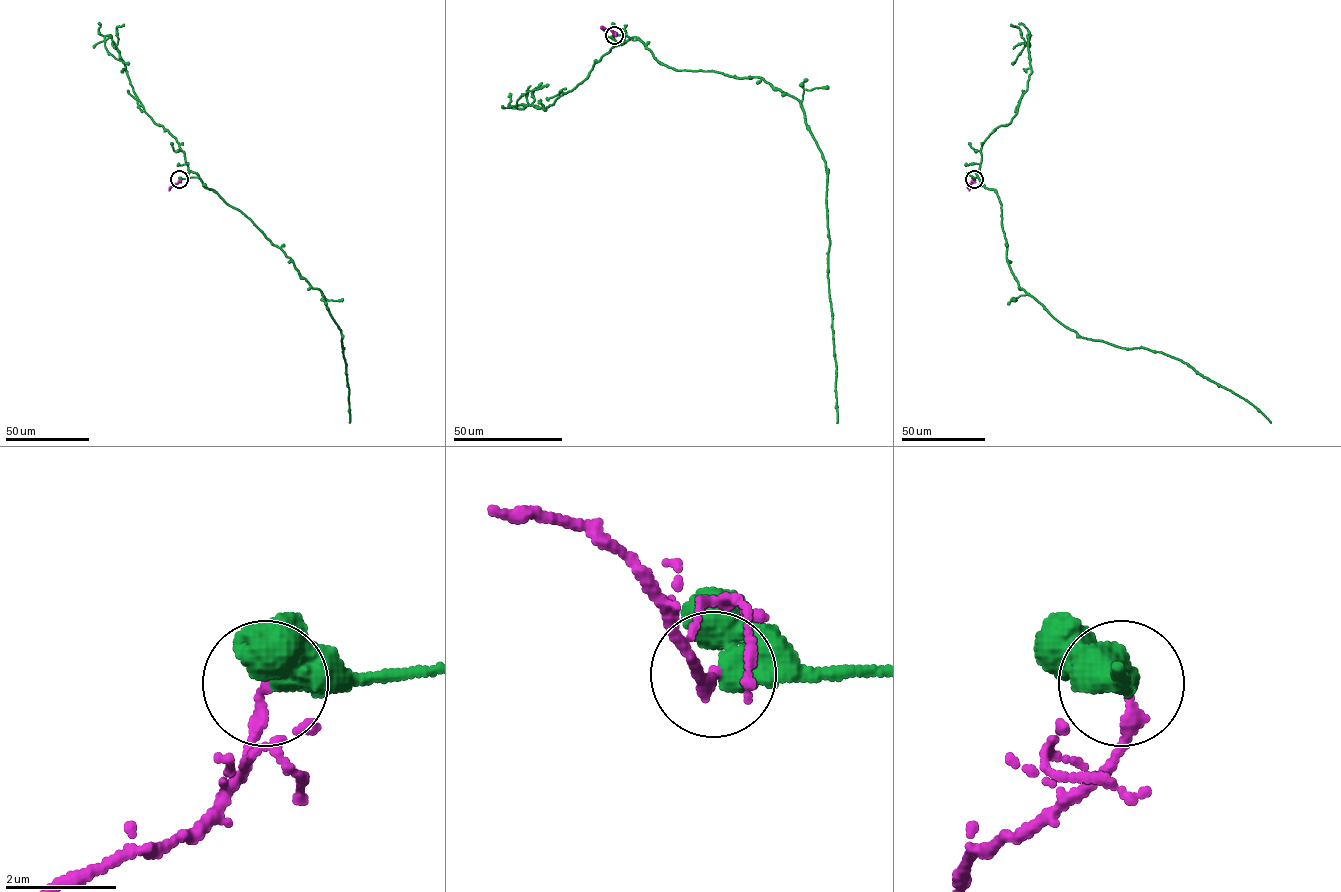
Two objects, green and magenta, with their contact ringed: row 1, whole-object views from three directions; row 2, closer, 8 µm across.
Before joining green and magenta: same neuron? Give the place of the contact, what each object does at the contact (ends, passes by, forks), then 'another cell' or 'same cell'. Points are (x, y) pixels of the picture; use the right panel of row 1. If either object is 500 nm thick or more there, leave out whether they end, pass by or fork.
place (974, 179); green passes by; magenta ends; another cell

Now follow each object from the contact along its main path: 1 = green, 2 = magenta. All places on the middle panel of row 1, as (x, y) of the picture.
1: (614, 35), (638, 39), (657, 59), (678, 70), (761, 77), (800, 102), (827, 174), (837, 422)
2: (614, 35), (609, 29), (601, 28)

